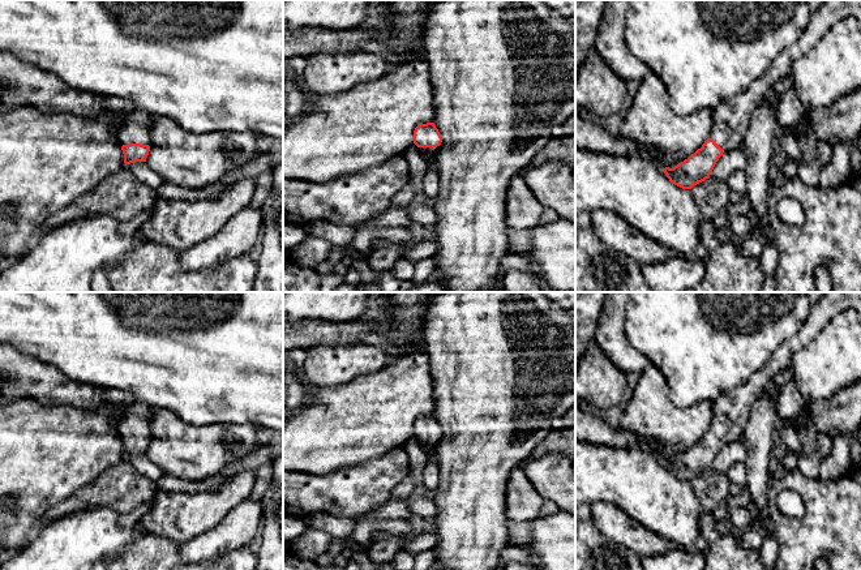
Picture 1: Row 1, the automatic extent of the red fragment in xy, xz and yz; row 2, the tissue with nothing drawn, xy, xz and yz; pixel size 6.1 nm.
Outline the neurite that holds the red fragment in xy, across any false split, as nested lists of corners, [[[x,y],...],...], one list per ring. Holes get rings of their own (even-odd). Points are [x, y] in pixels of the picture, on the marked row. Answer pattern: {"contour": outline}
{"contour": [[[130,106],[119,130],[124,163],[146,162],[150,151],[150,125],[153,116],[144,108]]]}

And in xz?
{"contour": [[[434,123],[420,124],[414,130],[414,143],[427,160],[434,160],[442,137]]]}

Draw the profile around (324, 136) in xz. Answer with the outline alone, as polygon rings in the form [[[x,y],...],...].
[[[304,56],[283,57],[283,179],[295,179],[310,181],[314,184],[324,184],[342,175],[360,172],[372,167],[381,166],[382,163],[394,157],[403,155],[404,151],[411,145],[414,145],[414,130],[417,125],[434,123],[433,86],[429,78],[429,65],[425,59],[415,59],[410,61],[391,64],[390,70],[381,78],[373,82],[364,82],[344,93],[335,95],[318,95],[312,93],[304,80],[305,67],[307,57]]]

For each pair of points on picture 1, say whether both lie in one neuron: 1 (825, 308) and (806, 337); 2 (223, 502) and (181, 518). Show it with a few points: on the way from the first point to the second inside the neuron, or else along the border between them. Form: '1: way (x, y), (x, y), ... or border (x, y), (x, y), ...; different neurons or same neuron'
1: way (819, 314), (808, 330); same neuron
2: way (213, 505), (192, 514); same neuron

